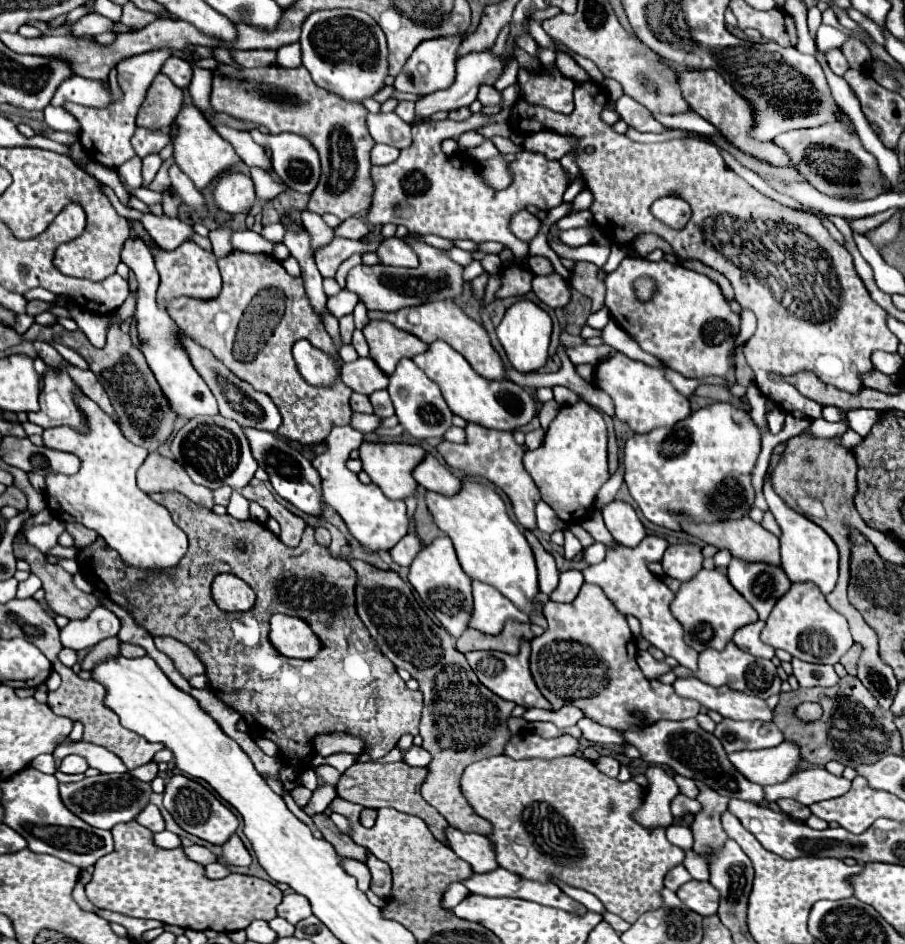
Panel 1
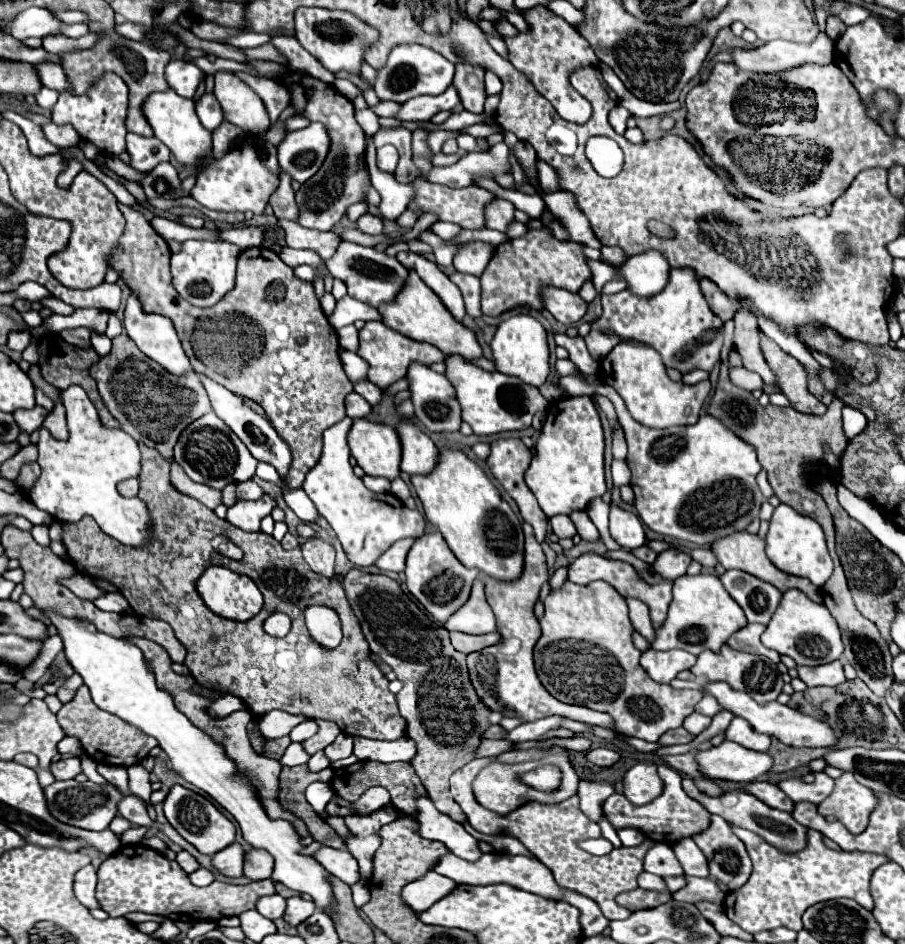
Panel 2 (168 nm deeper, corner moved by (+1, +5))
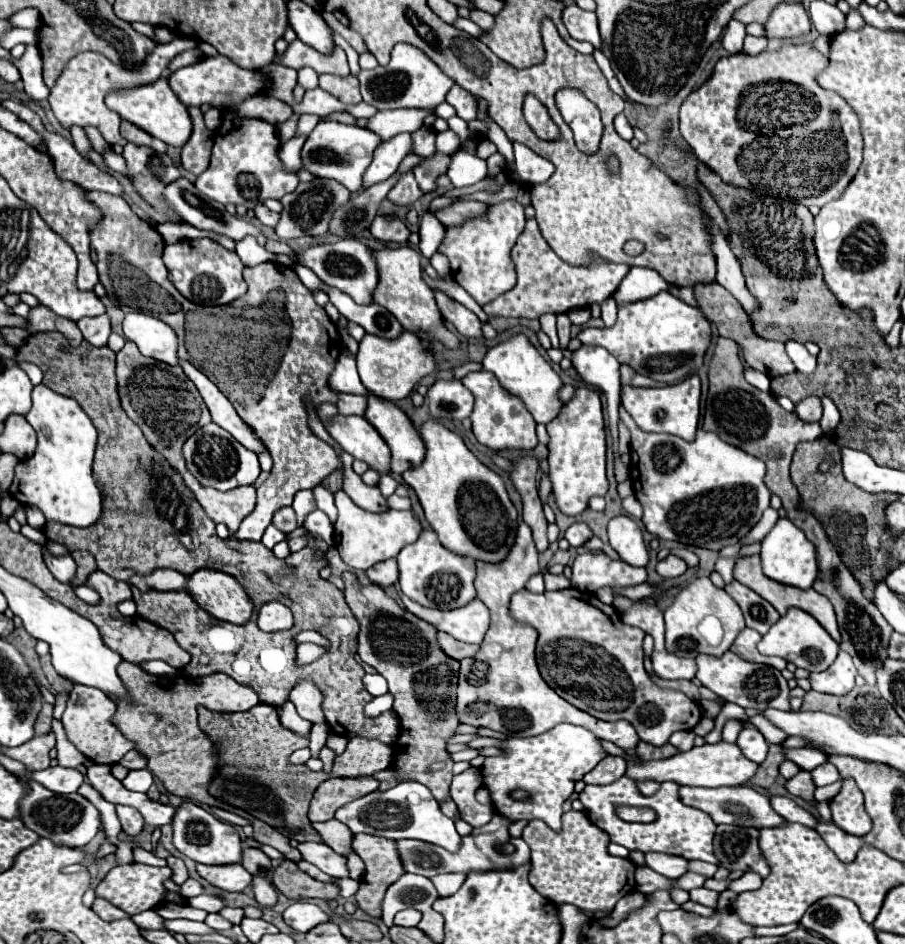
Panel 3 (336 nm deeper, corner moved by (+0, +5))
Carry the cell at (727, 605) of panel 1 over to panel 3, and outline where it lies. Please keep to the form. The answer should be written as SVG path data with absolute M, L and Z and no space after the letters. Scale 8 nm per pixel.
M709 577L693 579L677 593L665 611L665 645L667 651L679 657L695 657L699 653L721 657L743 629L745 621L741 609L725 593L725 589L715 587Z

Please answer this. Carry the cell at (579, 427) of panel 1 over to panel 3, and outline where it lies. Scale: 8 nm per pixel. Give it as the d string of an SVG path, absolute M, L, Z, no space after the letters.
M579 385L573 399L565 403L559 415L547 425L549 433L549 481L555 505L563 515L579 515L589 507L591 497L605 497L606 476L606 433L601 413L599 395L587 387Z

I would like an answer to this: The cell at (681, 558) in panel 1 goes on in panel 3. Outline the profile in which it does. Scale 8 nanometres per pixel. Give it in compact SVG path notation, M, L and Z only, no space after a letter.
M667 555L663 561L657 563L657 573L663 577L663 579L673 579L673 577L679 577L683 575L687 569L687 563L675 555Z

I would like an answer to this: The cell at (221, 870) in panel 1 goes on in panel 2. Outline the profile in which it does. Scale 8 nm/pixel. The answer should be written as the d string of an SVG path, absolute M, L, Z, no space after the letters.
M198 869L198 871L190 873L188 879L190 879L190 883L196 885L196 887L206 887L206 885L210 885L210 883L214 881L214 875L212 875L208 869Z

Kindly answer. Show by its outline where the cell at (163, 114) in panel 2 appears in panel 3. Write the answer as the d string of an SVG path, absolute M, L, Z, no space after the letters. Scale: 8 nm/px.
M157 79L151 85L143 85L139 89L131 89L131 91L123 91L123 93L111 93L105 97L105 105L113 111L117 111L121 115L121 119L135 123L137 127L141 127L143 131L151 133L153 137L161 139L167 145L173 147L183 147L193 131L193 123L189 117L187 107L175 97L175 93L171 91L167 79Z

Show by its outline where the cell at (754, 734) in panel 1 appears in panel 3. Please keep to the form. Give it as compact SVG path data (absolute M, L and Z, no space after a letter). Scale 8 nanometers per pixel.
M743 729L737 737L737 745L743 751L743 755L755 763L763 763L769 751L769 743L755 729Z

